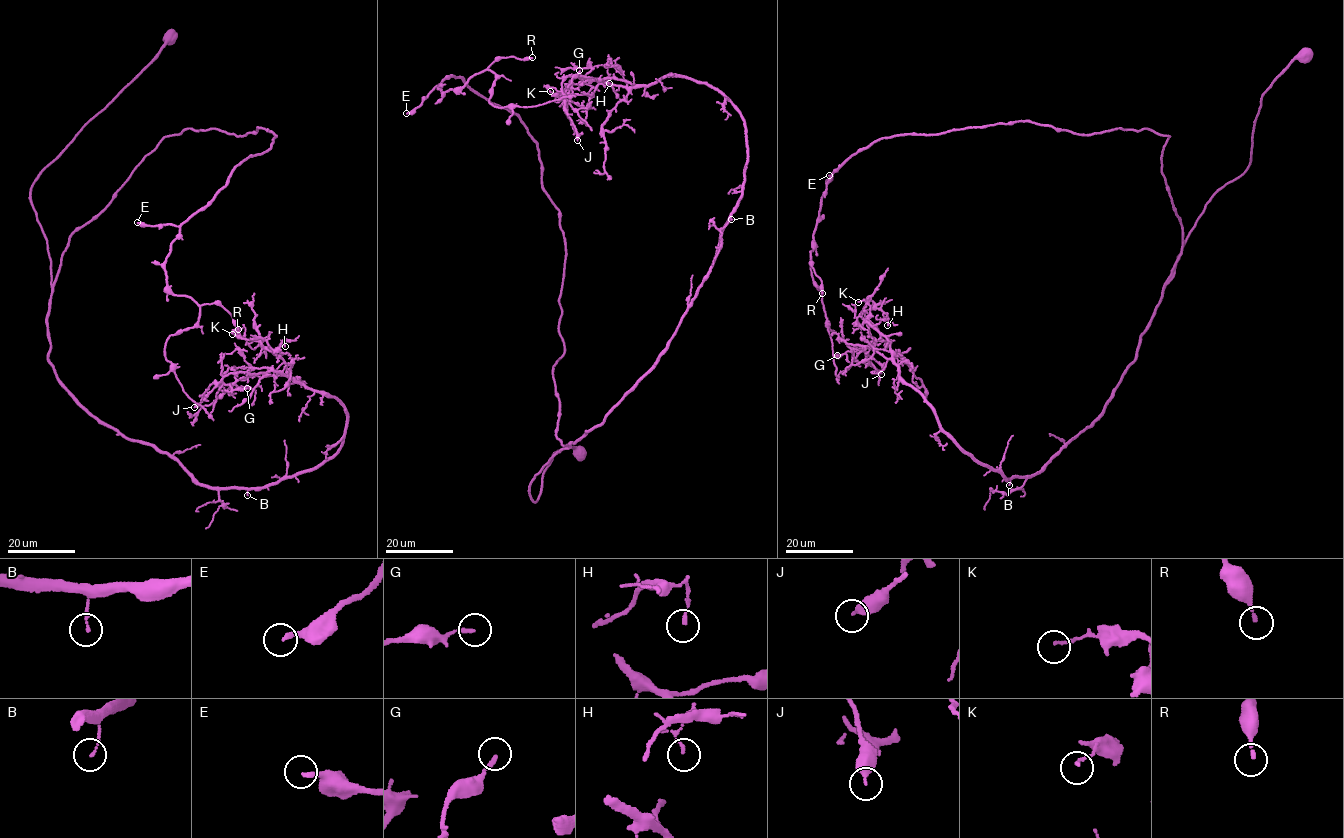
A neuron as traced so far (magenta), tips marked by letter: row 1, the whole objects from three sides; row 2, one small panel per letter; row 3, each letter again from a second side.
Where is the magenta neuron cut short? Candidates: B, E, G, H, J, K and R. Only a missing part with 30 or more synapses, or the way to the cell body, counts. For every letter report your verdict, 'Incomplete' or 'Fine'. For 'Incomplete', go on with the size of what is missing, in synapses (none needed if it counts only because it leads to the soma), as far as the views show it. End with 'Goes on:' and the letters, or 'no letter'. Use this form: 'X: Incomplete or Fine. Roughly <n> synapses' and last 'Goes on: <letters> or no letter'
B: Fine
E: Incomplete. Roughly 40 synapses
G: Fine
H: Fine
J: Fine
K: Fine
R: Fine
Goes on: E

